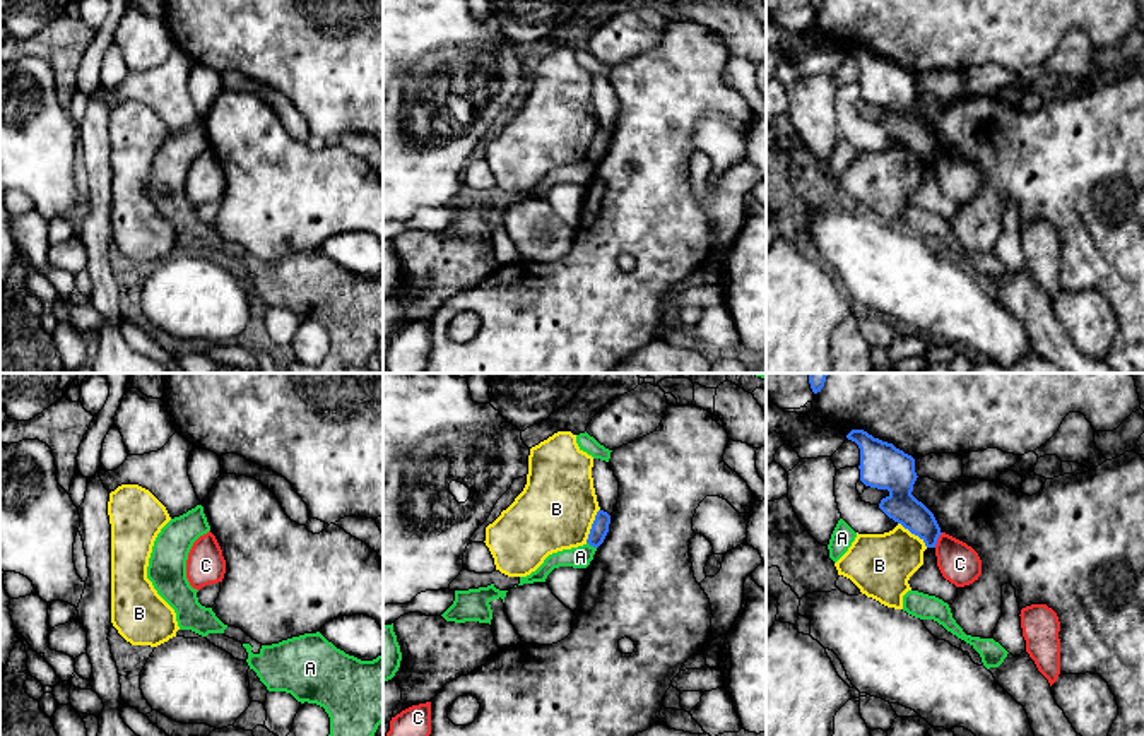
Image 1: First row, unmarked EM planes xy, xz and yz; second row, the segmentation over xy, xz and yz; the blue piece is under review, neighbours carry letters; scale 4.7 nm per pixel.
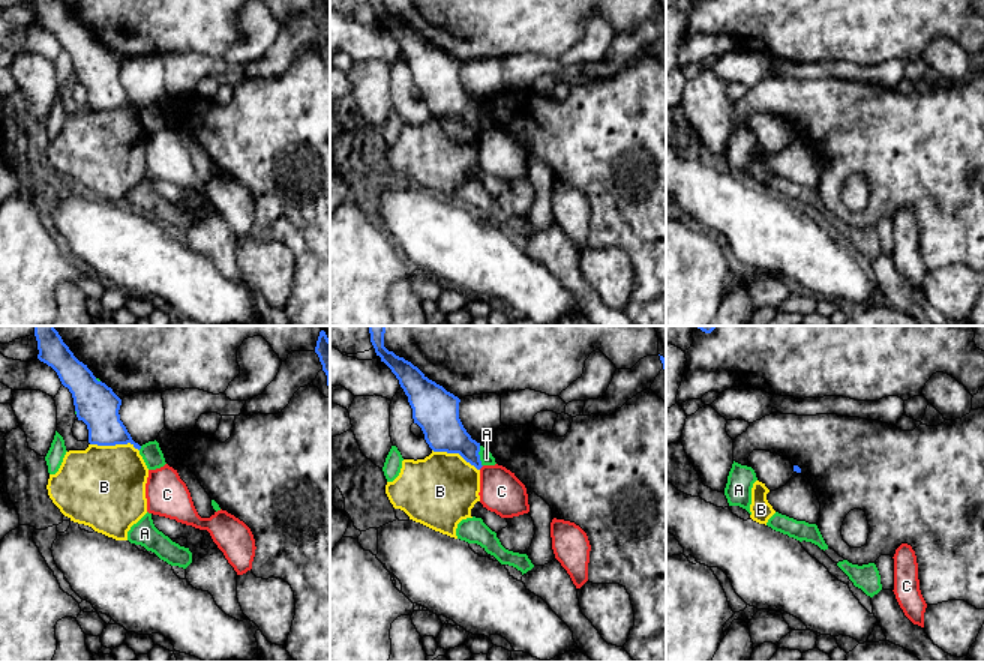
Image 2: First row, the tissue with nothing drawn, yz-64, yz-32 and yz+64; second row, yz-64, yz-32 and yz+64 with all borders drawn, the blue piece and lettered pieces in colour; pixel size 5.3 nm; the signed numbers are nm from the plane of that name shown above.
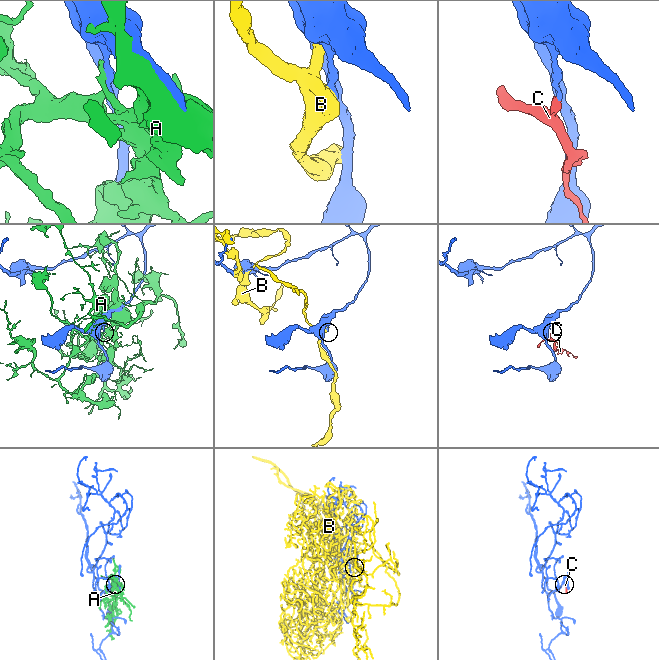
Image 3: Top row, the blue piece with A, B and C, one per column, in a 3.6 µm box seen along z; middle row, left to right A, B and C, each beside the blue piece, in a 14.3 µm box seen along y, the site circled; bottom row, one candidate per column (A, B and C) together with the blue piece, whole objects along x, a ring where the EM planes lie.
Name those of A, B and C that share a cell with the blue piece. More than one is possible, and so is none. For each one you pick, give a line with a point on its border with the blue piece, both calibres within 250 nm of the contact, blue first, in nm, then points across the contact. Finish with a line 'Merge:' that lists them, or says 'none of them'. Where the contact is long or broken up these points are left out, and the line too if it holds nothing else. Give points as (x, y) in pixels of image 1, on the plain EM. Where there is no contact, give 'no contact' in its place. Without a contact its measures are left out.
Merge: none of them

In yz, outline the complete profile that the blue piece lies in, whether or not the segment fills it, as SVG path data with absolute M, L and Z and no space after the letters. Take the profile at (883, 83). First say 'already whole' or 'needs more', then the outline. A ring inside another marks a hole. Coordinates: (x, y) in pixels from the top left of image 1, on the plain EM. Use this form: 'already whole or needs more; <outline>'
already whole; M852 46L846 55L860 65L860 98L865 103L889 108L881 116L879 125L889 135L918 152L927 164L935 164L942 151L941 144L934 130L911 111L918 94L915 75L864 46Z

